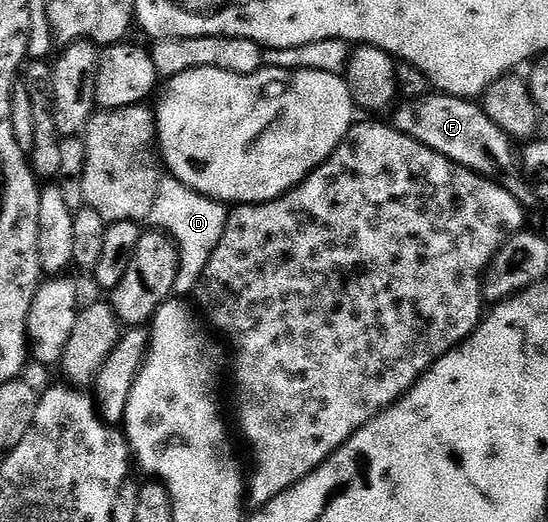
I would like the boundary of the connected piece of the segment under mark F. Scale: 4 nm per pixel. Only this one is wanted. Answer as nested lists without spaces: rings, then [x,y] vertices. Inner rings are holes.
[[[427,93],[415,99],[402,99],[399,104],[398,108],[393,108],[395,111],[392,119],[392,125],[397,131],[428,145],[428,149],[464,165],[470,171],[501,183],[518,199],[527,198],[527,184],[520,170],[519,152],[514,152],[515,144],[509,135],[492,125],[492,117],[488,117],[488,113],[484,113],[477,102],[455,95]]]

